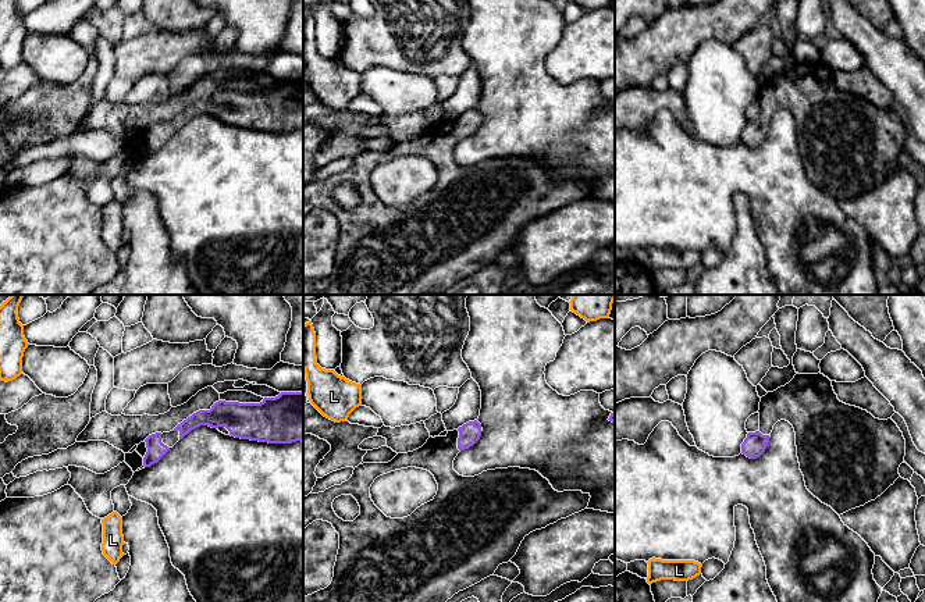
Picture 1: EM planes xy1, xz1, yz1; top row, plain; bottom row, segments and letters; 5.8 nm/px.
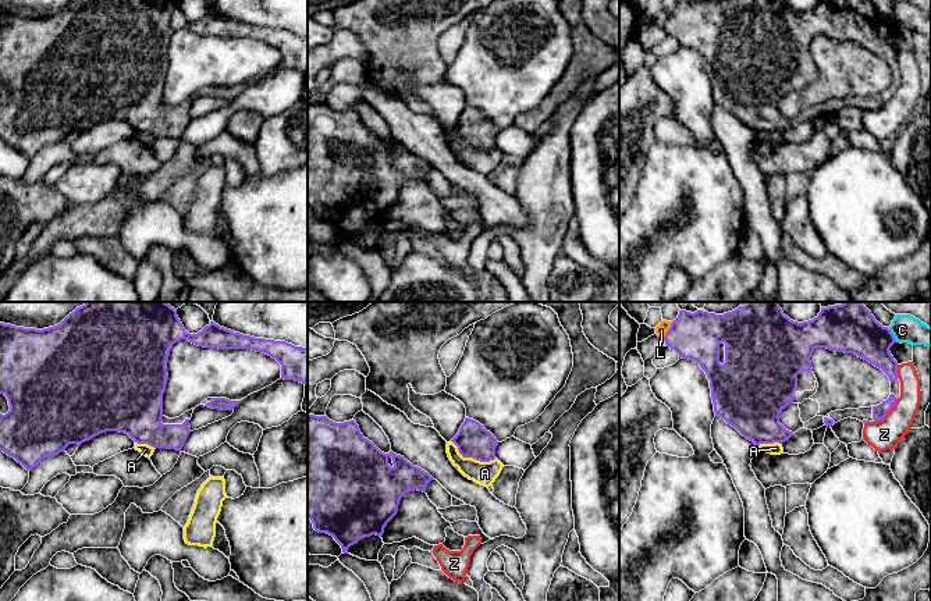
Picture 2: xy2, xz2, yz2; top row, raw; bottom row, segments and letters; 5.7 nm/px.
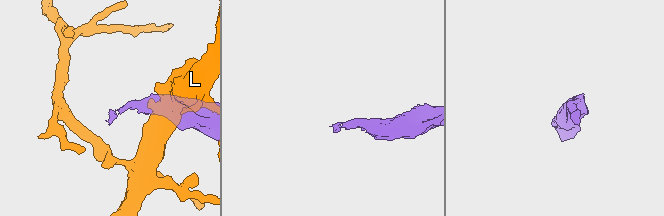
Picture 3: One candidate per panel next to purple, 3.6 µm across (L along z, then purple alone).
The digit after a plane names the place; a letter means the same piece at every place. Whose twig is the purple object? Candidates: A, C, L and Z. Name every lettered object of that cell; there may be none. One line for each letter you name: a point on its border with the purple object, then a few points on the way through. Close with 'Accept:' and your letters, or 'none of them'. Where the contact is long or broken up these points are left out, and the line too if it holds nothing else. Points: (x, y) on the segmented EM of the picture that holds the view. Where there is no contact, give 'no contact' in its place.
Accept: none of them

